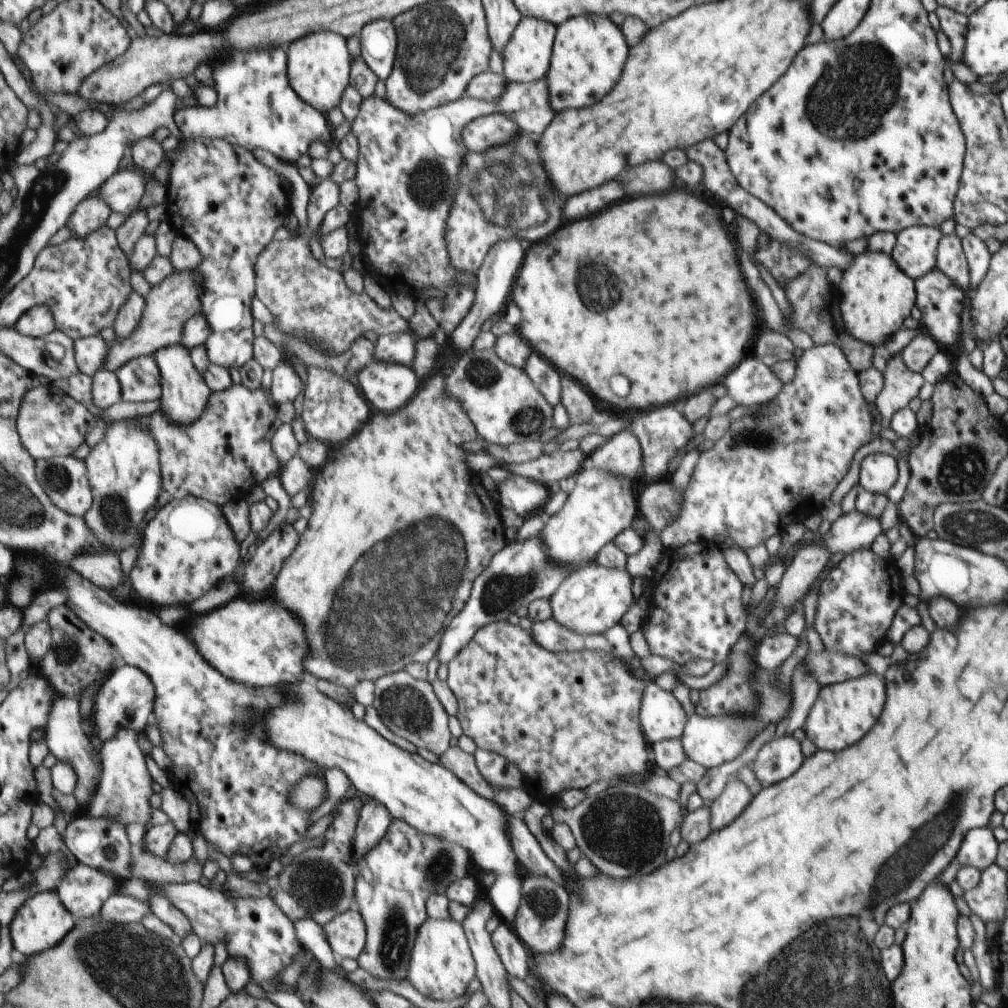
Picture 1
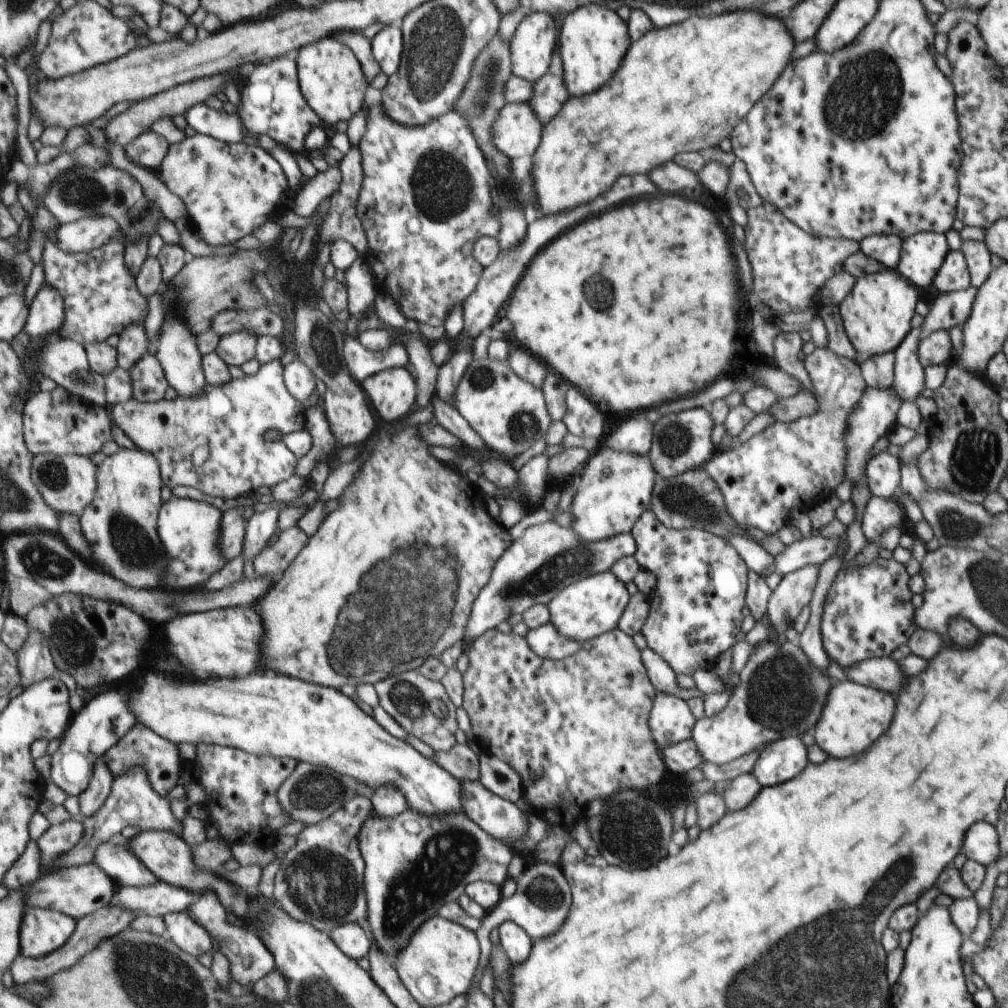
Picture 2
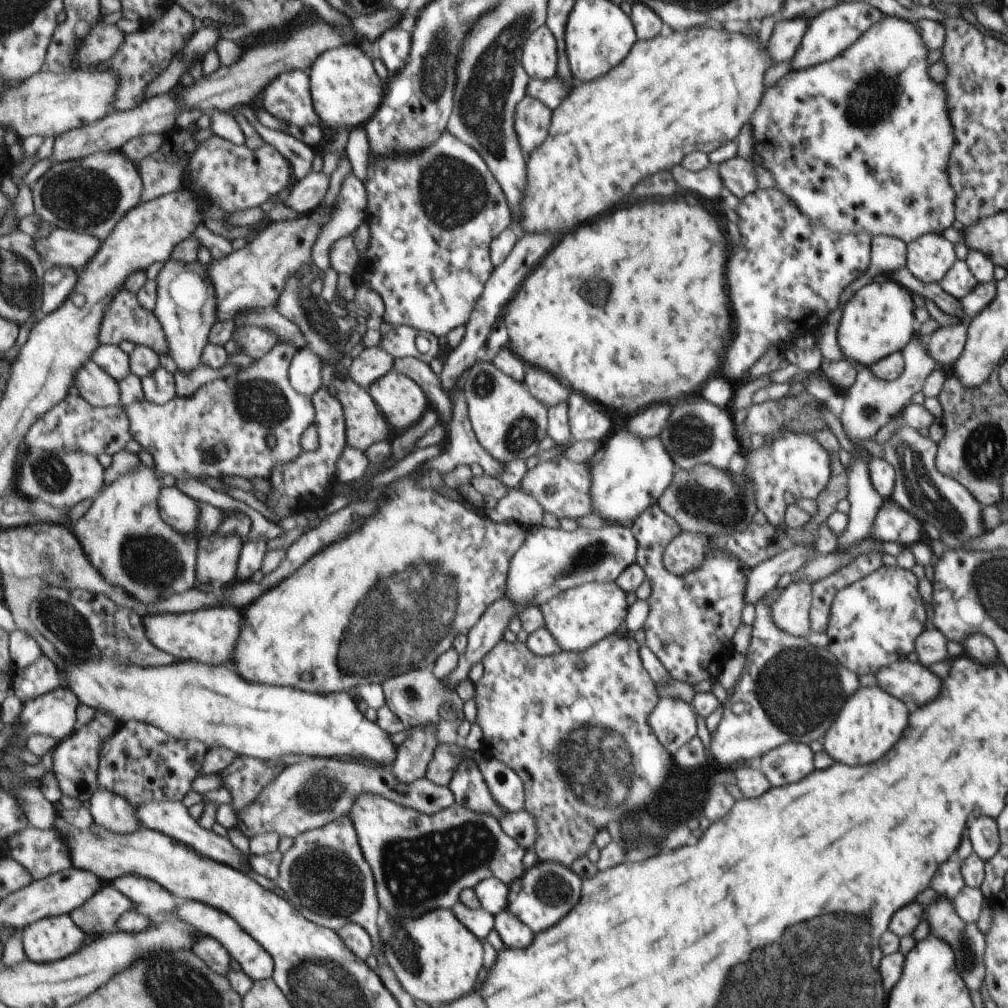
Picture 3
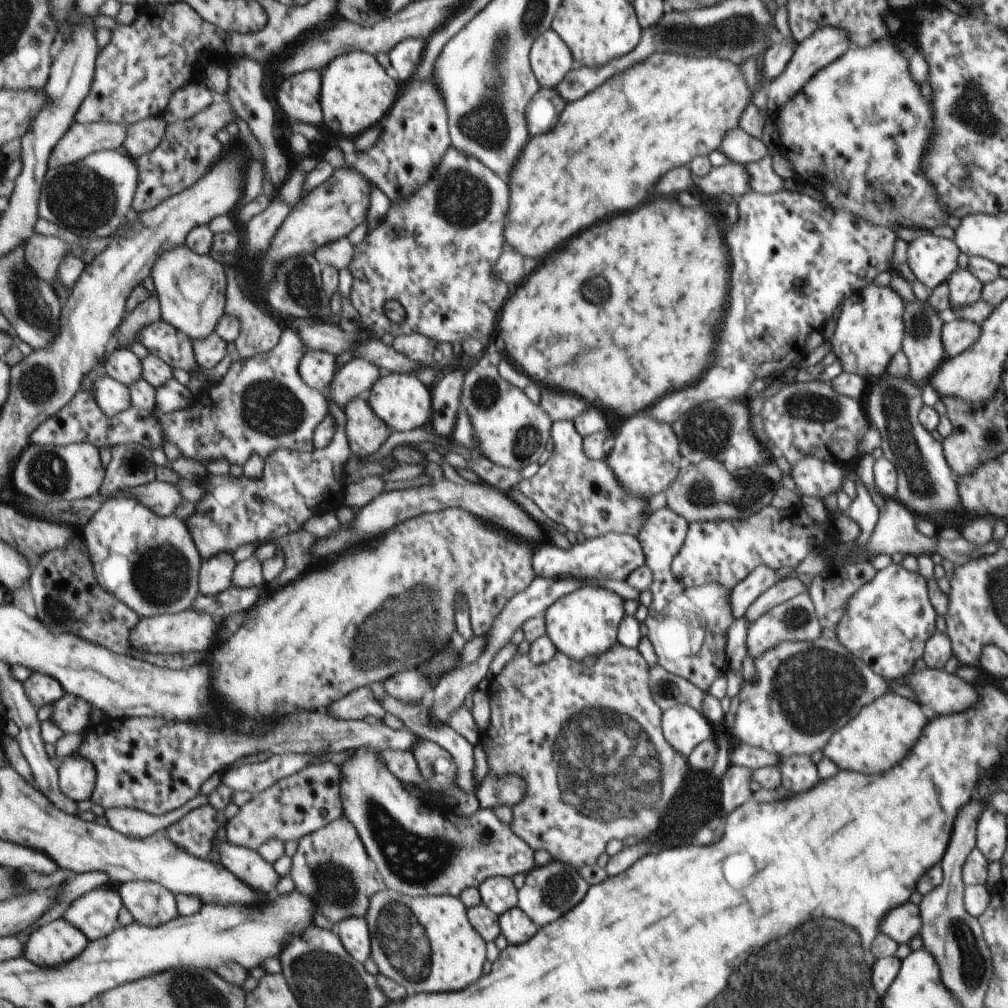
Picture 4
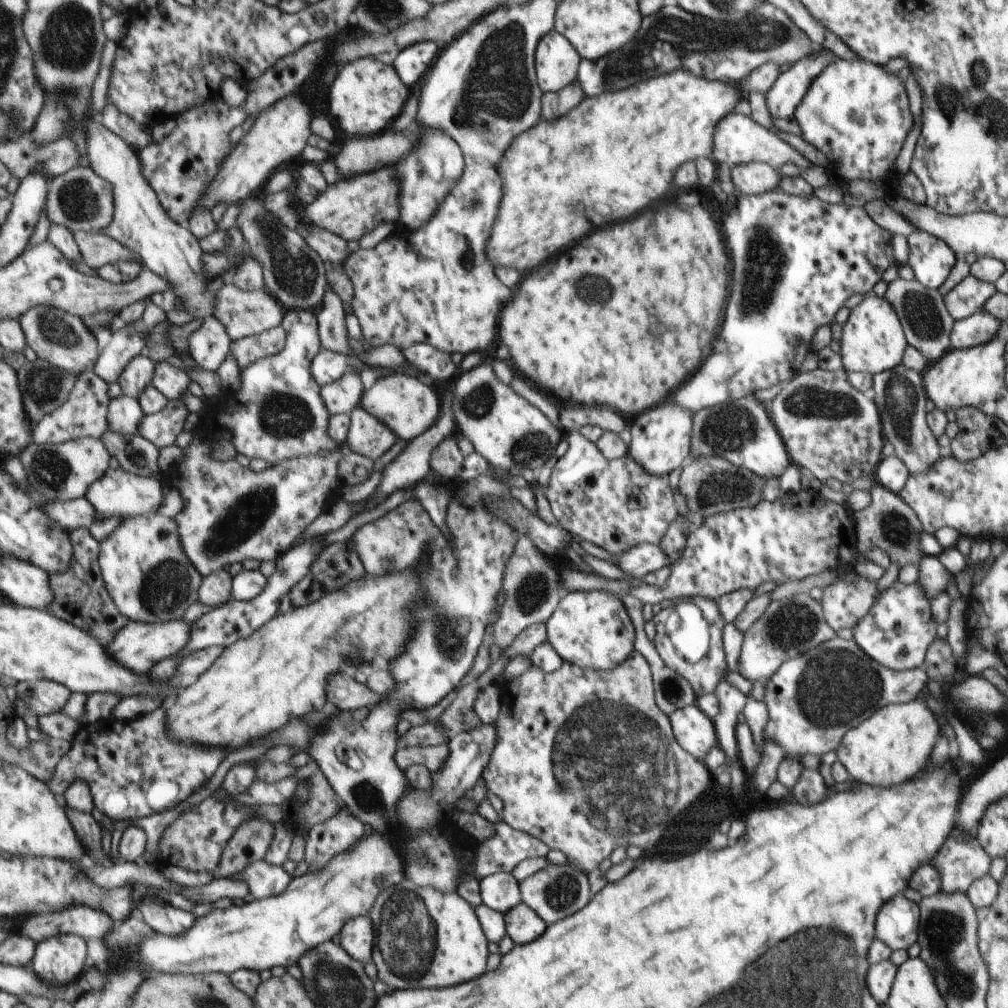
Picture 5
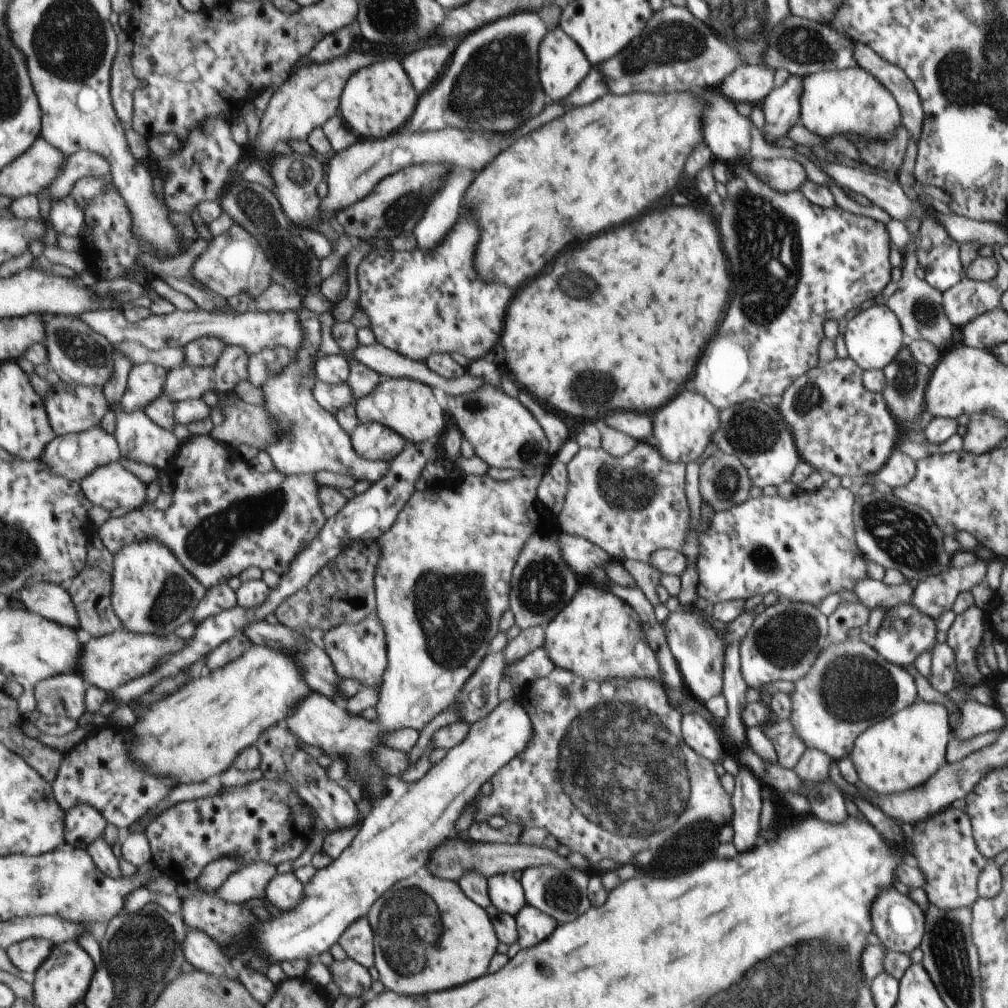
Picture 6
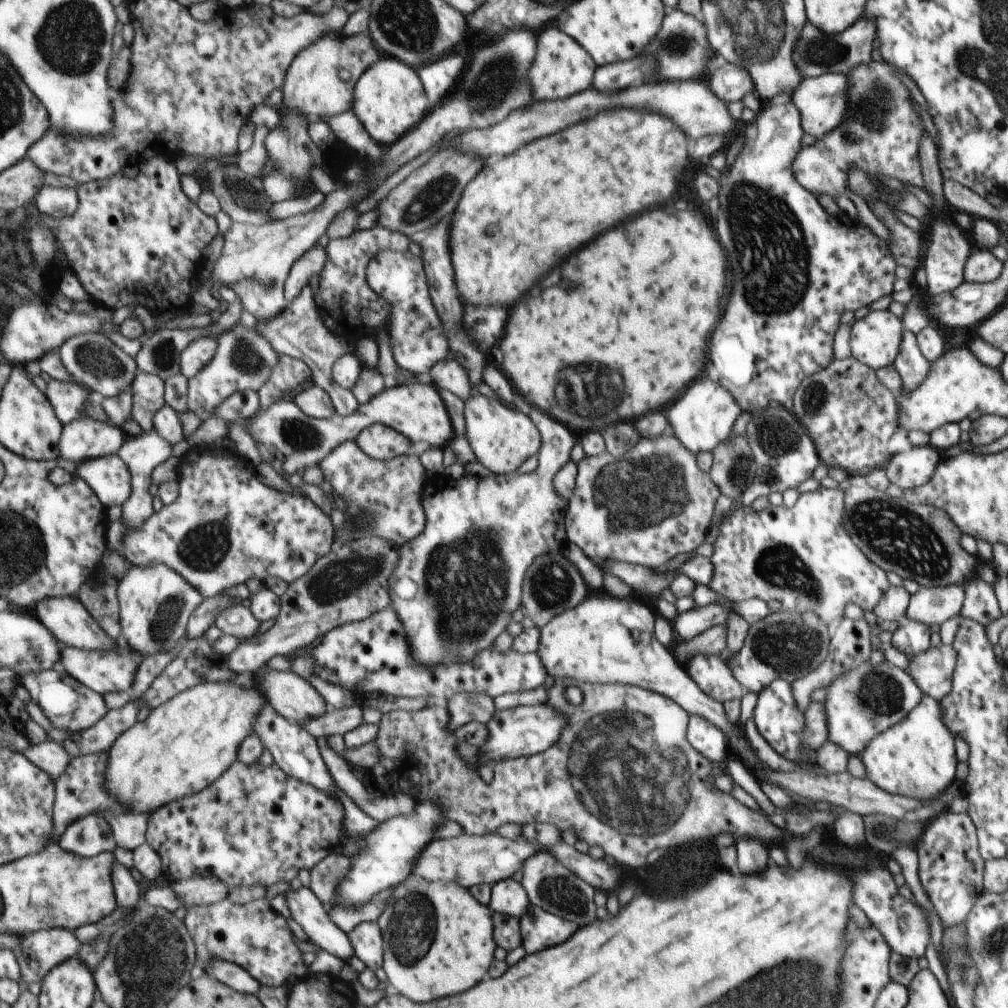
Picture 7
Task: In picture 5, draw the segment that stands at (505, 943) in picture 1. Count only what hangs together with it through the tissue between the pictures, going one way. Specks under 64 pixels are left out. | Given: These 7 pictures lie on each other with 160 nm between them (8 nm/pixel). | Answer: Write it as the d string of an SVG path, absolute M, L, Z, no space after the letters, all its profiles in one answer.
M521 902L505 913L506 934L515 945L522 945L541 937L546 926L531 907Z

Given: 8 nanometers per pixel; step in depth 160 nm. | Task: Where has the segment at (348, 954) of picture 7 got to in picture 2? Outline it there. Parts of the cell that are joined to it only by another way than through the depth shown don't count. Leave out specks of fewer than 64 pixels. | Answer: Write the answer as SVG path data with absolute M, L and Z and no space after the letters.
M133 767L123 776L115 777L113 788L105 806L92 817L82 818L85 829L84 837L81 842L66 855L59 855L55 867L42 870L42 876L48 875L51 871L62 869L63 867L72 867L93 863L97 849L103 843L113 839L119 839L124 828L136 826L141 830L171 831L183 837L183 820L175 818L171 810L171 801L151 786L149 775L141 767Z

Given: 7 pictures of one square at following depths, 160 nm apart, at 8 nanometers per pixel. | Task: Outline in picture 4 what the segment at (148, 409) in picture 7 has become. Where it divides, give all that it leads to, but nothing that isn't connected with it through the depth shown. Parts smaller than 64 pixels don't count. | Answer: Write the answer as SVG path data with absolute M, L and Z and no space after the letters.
M119 347L111 351L102 366L108 376L127 387L143 377L143 364L139 356L127 347Z

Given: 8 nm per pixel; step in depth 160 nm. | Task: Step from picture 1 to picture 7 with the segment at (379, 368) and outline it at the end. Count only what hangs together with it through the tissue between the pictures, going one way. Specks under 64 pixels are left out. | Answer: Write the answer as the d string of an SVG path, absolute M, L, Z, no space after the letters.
M412 382L384 390L368 403L362 404L357 412L349 416L335 414L328 419L311 418L305 414L293 400L283 400L273 407L259 410L249 420L249 434L259 443L271 448L274 453L283 453L285 458L282 469L292 475L320 465L345 441L355 441L362 430L377 423L383 423L401 434L407 435L412 442L427 442L430 447L443 450L455 438L454 422L448 408L445 408L442 394L435 390L435 385Z

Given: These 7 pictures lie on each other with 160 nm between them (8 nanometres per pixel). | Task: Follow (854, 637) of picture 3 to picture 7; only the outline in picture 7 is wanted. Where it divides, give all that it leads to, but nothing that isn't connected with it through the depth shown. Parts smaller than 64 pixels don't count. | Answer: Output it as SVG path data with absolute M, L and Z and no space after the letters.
M903 617L899 620L899 627L892 634L891 644L908 658L929 648L929 628L923 623Z

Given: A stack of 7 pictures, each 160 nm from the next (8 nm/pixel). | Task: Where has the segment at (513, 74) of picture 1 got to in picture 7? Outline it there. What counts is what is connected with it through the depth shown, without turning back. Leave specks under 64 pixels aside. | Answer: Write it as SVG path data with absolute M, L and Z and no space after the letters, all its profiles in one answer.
M555 26L544 28L539 32L538 50L527 72L531 102L562 99L589 89L593 82L593 70L596 70L593 61L586 49L570 35Z

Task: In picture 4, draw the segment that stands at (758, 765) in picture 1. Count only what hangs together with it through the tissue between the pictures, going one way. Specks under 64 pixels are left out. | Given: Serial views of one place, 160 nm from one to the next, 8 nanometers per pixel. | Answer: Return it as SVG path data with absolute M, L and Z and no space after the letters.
M791 755L783 757L778 766L781 785L790 793L805 792L820 780L816 764L811 762L808 755Z

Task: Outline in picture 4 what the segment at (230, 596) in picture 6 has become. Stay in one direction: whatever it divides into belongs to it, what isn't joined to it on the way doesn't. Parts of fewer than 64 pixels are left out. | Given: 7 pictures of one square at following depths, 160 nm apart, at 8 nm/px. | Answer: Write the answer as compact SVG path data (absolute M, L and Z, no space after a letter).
M229 552L217 554L201 564L199 570L200 593L204 596L216 596L226 592L233 585L235 558Z

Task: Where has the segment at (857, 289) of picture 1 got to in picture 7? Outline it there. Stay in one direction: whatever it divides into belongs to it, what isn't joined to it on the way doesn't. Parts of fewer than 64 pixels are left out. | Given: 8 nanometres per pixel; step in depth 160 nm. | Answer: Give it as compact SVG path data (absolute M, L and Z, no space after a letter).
M870 311L850 328L850 356L874 371L893 364L901 348L902 321L890 312Z

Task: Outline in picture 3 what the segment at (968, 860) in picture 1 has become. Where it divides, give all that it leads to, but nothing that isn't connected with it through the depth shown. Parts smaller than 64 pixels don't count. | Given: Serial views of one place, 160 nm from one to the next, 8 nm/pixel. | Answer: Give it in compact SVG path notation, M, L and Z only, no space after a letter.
M979 815L967 826L972 852L983 862L989 860L999 848L998 828L994 819Z

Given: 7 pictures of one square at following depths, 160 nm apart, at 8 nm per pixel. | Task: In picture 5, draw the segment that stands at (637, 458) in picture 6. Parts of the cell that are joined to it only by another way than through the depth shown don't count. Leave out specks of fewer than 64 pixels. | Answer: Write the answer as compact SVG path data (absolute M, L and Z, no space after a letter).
M578 431L565 432L564 439L568 448L553 465L548 487L543 491L558 525L577 540L591 542L616 555L638 544L658 545L666 530L670 528L670 524L677 518L667 475L663 477L650 475L629 455L607 459L594 442L586 439Z

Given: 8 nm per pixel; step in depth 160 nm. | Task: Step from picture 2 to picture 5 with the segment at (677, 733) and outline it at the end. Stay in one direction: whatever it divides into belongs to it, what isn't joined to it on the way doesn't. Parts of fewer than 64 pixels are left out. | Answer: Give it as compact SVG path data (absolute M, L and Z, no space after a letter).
M695 704L675 710L669 715L669 719L678 745L700 761L718 743L715 740L717 732L713 732L714 724Z

